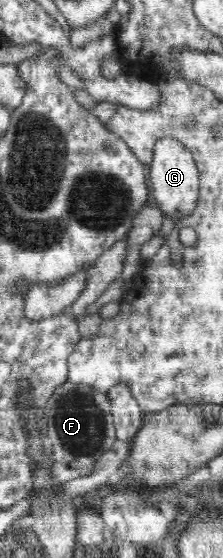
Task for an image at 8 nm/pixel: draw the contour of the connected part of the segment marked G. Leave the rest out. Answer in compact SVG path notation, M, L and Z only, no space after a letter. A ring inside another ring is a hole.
M165 136L155 143L148 172L152 191L154 191L154 201L158 203L158 209L164 212L164 215L179 220L196 207L199 198L200 174L192 153L178 140Z

